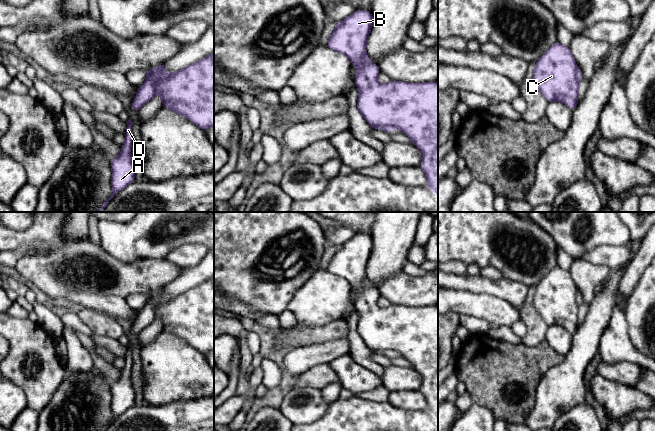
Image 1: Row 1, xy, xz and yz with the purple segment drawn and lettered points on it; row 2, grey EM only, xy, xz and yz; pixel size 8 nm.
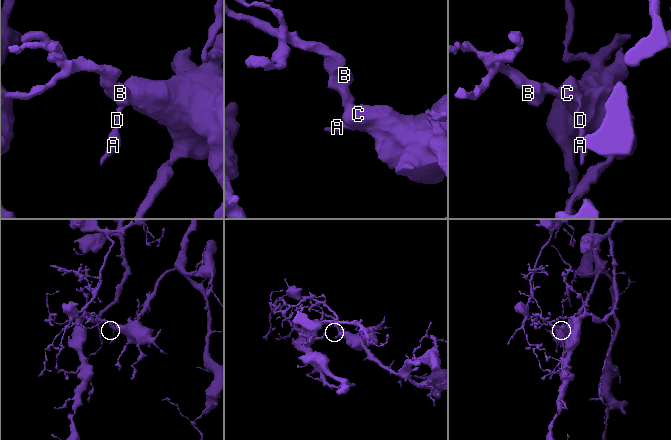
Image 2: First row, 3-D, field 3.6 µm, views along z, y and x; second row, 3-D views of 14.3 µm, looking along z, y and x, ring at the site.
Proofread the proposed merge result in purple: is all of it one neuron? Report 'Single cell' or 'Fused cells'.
Fused cells

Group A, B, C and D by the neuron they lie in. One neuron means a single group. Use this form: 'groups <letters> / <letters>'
groups A D / B C

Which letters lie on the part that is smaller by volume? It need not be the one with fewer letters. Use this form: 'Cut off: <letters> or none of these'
Cut off: A, D

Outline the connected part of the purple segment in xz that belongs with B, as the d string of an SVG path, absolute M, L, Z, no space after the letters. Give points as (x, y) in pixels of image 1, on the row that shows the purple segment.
M356 10L344 20L337 22L326 46L347 56L351 64L356 67L354 81L360 91L357 108L368 125L370 127L393 126L409 136L412 144L422 152L422 161L419 166L426 175L427 188L438 195L438 82L379 83L377 81L379 67L366 55L366 44L372 24L371 11Z

